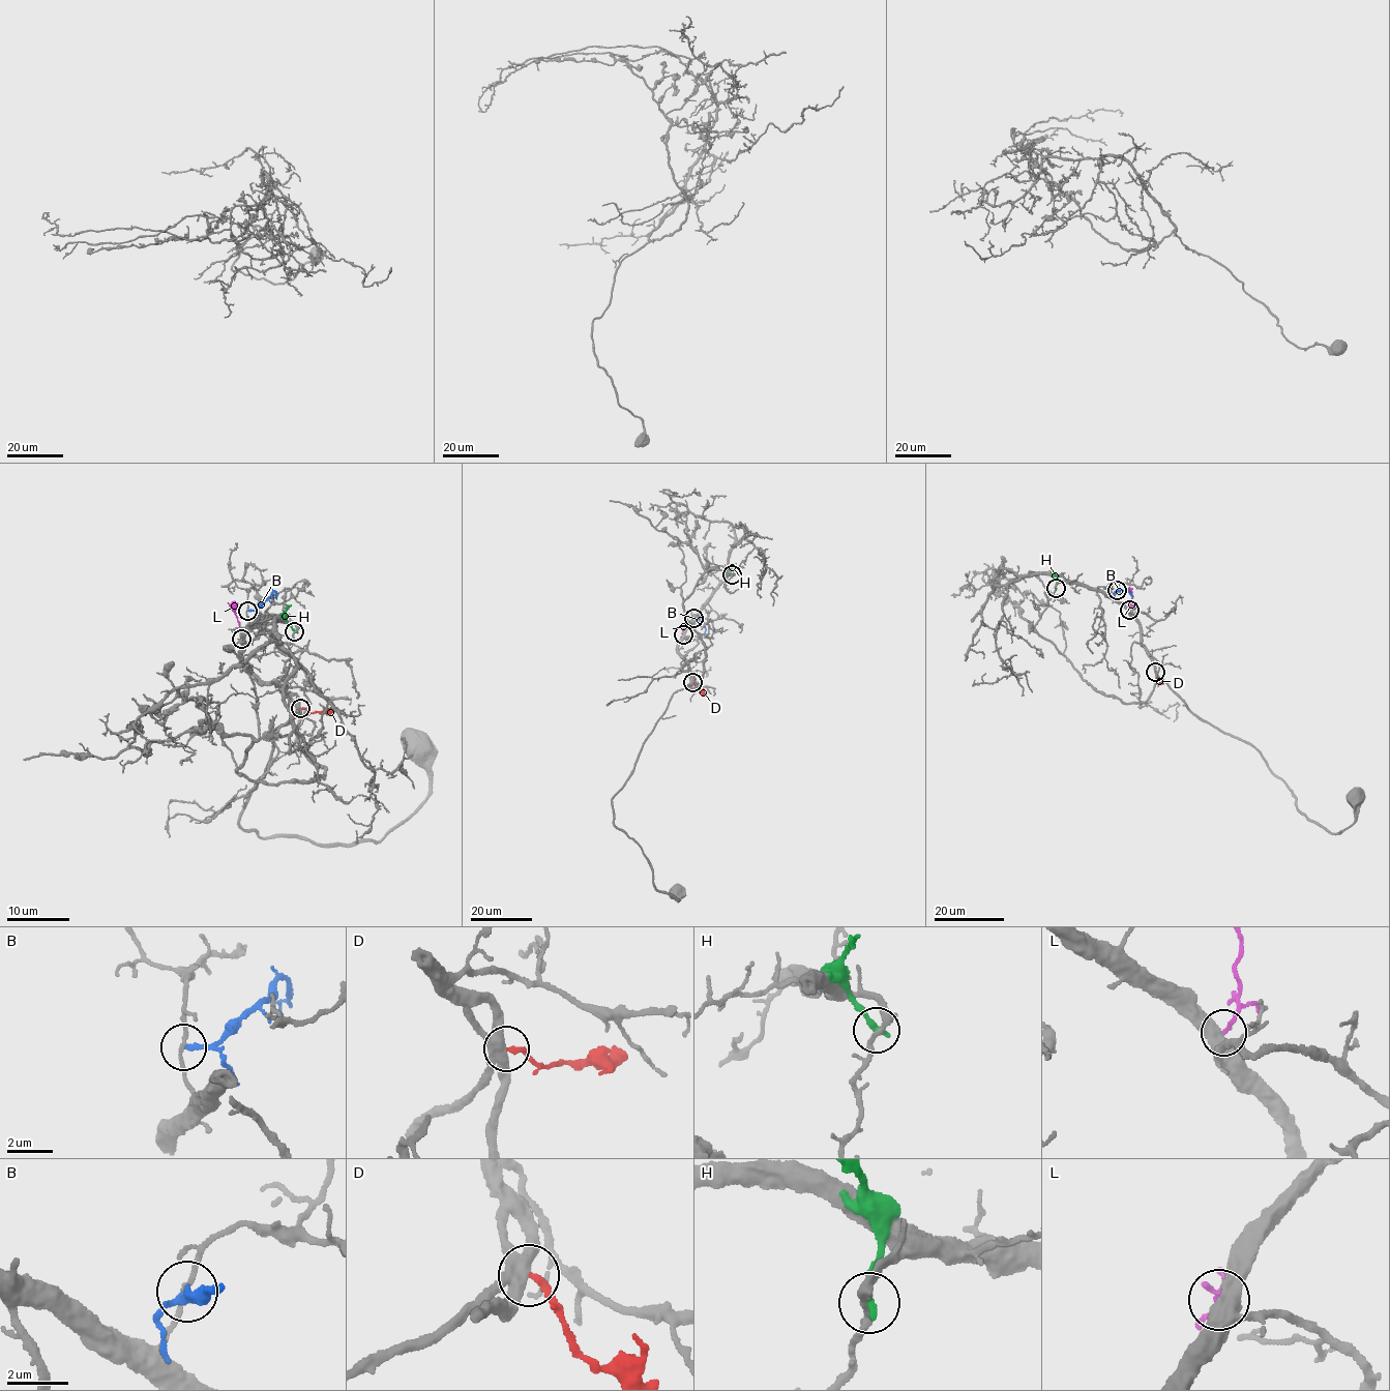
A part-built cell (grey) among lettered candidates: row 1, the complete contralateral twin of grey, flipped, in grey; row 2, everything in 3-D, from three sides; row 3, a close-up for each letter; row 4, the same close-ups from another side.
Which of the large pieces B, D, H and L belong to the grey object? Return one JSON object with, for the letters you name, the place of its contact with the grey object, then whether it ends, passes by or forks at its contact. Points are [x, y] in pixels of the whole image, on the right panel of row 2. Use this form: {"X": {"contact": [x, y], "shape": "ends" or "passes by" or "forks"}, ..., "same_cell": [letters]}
{"same_cell": []}

